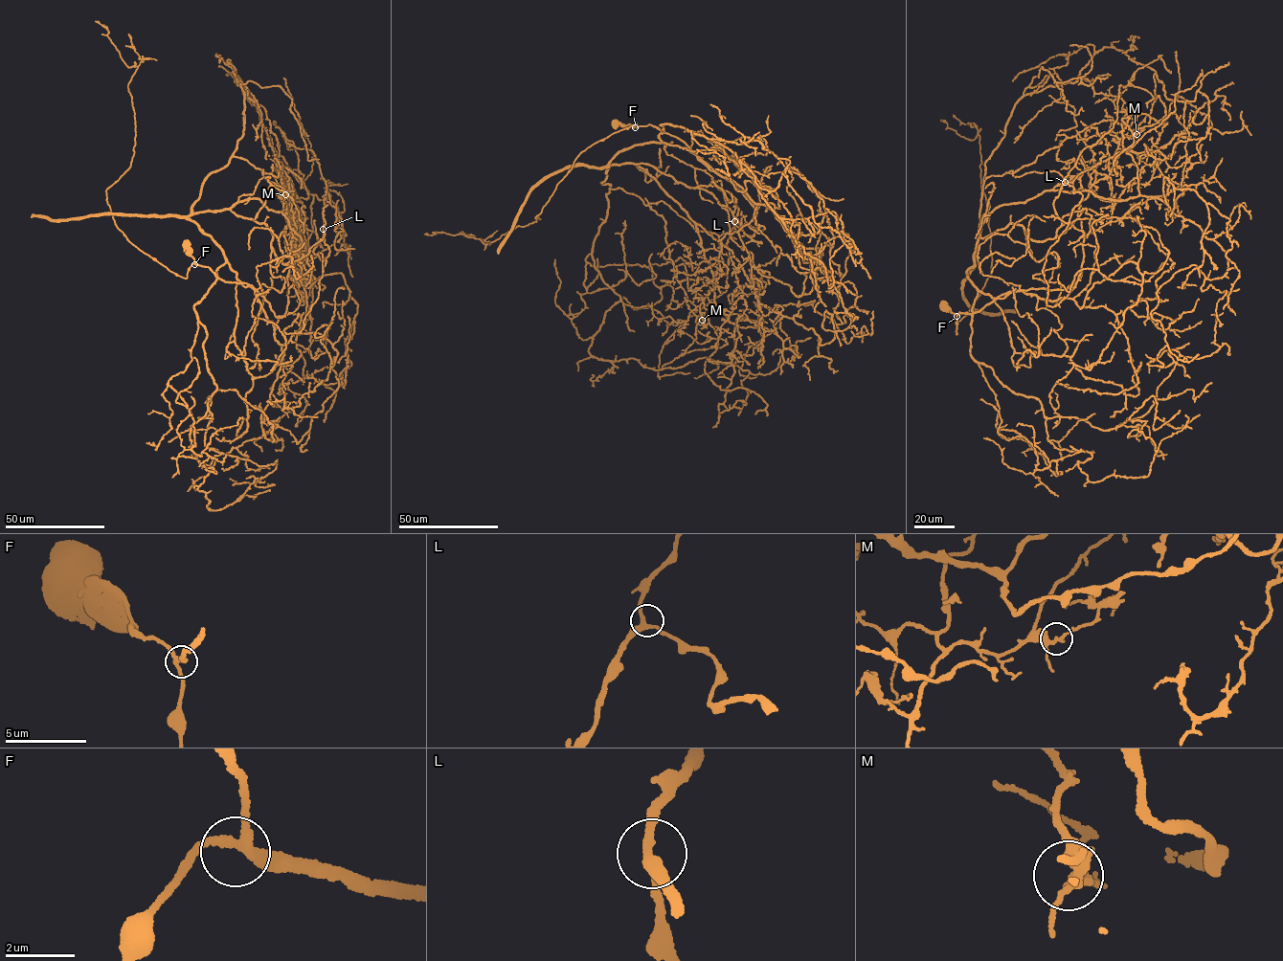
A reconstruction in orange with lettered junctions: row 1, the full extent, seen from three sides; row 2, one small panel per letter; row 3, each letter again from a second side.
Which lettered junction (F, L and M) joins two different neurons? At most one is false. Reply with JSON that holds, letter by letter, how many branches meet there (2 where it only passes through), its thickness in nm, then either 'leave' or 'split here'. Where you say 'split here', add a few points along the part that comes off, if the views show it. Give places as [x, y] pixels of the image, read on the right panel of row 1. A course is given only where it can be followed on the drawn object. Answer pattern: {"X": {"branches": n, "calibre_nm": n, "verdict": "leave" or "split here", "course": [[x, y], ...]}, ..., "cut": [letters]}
{"F": {"branches": 3, "calibre_nm": 260, "verdict": "leave"}, "L": {"branches": 3, "calibre_nm": 280, "verdict": "leave"}, "M": {"branches": 3, "calibre_nm": 180, "verdict": "split here", "course": [[1136, 134], [1079, 204], [1080, 278], [959, 312], [956, 334], [991, 274], [991, 237], [979, 134], [940, 121]]}, "cut": ["M"]}

